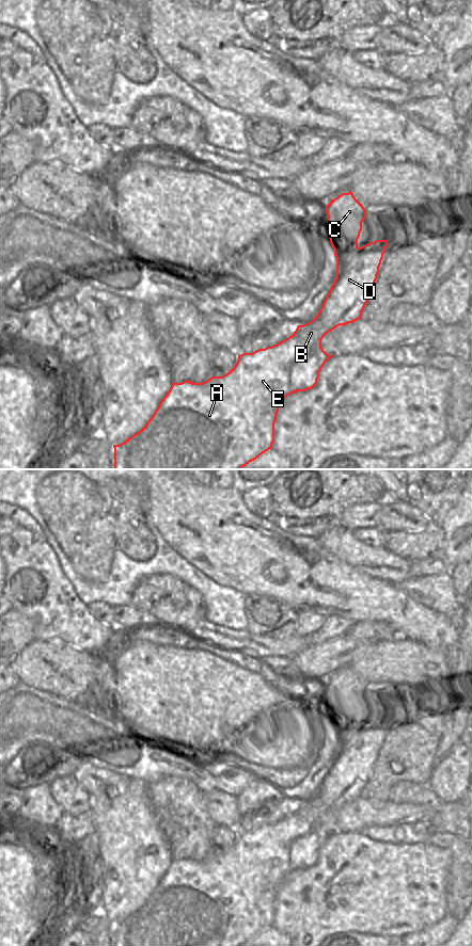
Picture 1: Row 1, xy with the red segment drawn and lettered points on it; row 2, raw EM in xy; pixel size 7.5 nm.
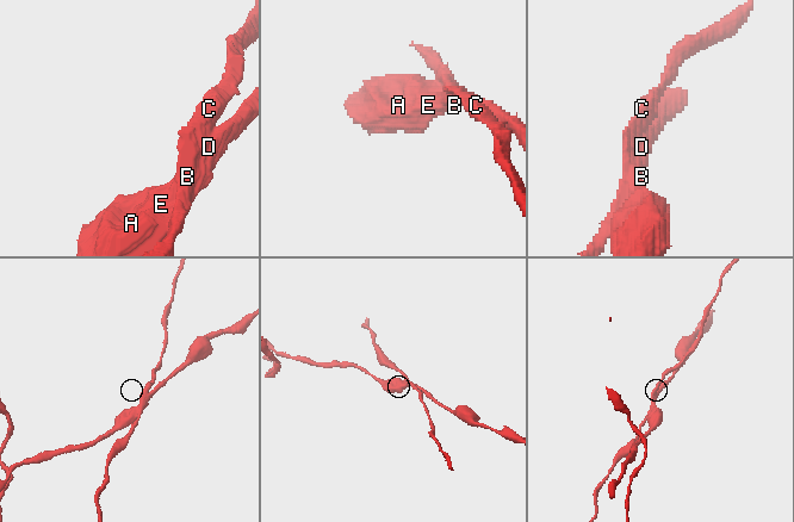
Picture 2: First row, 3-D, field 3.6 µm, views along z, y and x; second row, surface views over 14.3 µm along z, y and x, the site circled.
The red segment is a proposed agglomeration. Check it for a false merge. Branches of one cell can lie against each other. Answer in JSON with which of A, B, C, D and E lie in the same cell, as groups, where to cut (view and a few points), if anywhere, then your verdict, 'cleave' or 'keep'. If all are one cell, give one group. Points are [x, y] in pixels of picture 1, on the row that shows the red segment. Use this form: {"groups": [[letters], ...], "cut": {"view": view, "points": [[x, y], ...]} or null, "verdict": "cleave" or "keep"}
{"groups": [["A", "B", "D", "E"], ["C"]], "cut": {"view": "xy", "points": [[359, 247], [349, 258], [344, 259], [336, 270]]}, "verdict": "cleave"}

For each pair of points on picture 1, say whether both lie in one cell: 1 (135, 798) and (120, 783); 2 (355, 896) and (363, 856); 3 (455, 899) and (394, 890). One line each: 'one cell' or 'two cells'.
1: two cells
2: one cell
3: two cells

